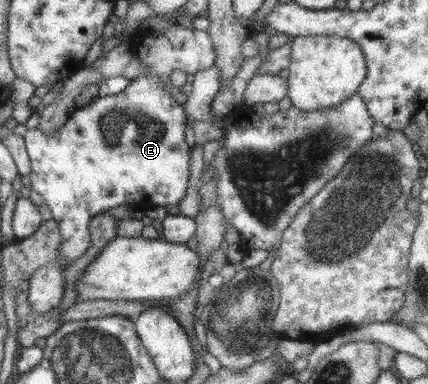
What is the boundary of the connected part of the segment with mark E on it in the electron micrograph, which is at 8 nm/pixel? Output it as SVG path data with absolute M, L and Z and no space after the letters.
M179 24L155 33L142 33L142 41L132 50L139 59L139 63L147 69L145 74L130 77L126 87L115 95L105 96L103 99L92 99L90 105L75 109L66 118L66 123L58 129L58 133L44 135L38 129L27 129L24 133L24 146L30 159L31 189L42 196L43 203L49 207L51 218L57 223L60 235L59 255L57 261L39 267L28 283L27 300L36 313L44 313L61 300L64 280L61 269L90 245L88 224L91 217L106 212L110 207L127 203L133 205L146 201L152 205L165 208L167 205L177 205L182 199L188 175L190 173L190 149L184 141L186 117L182 105L178 105L165 84L169 81L172 71L184 71L195 74L202 68L213 65L214 54L212 42L207 30L189 29Z

